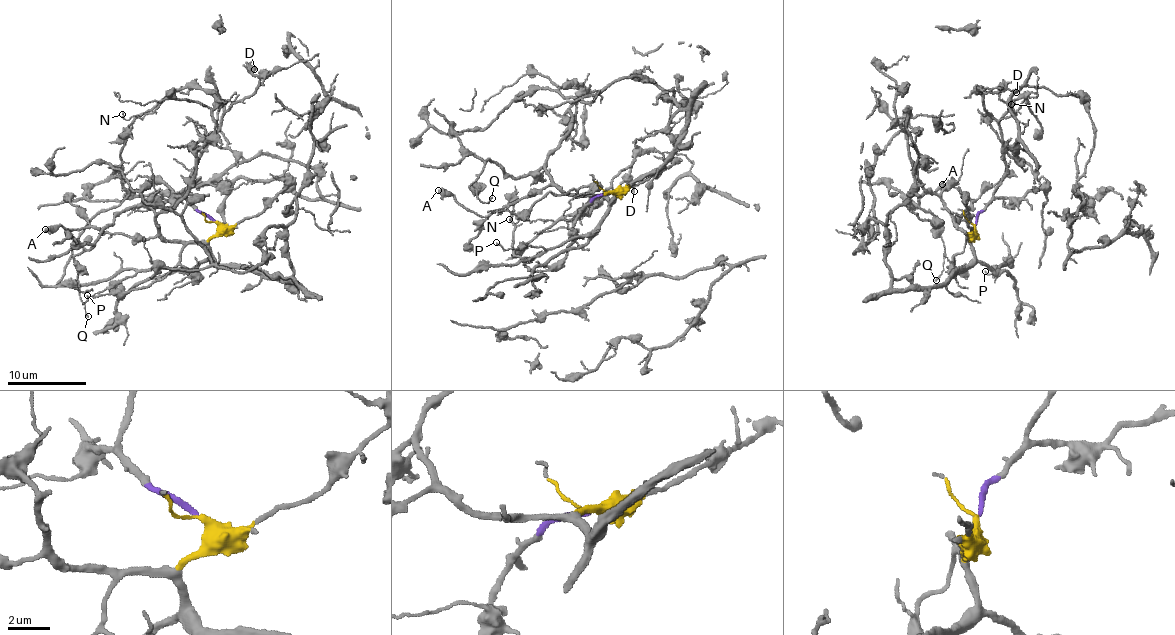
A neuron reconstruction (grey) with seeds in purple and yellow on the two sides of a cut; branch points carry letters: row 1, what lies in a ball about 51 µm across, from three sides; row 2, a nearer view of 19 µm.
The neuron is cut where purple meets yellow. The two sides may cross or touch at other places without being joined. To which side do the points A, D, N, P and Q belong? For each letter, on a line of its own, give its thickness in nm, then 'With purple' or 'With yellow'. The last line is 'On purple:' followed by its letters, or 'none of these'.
A: Thickness 380 nm. With yellow
D: Thickness 150 nm. With purple
N: Thickness 110 nm. With purple
P: Thickness 120 nm. With yellow
Q: Thickness 130 nm. With yellow
On purple: D, N

